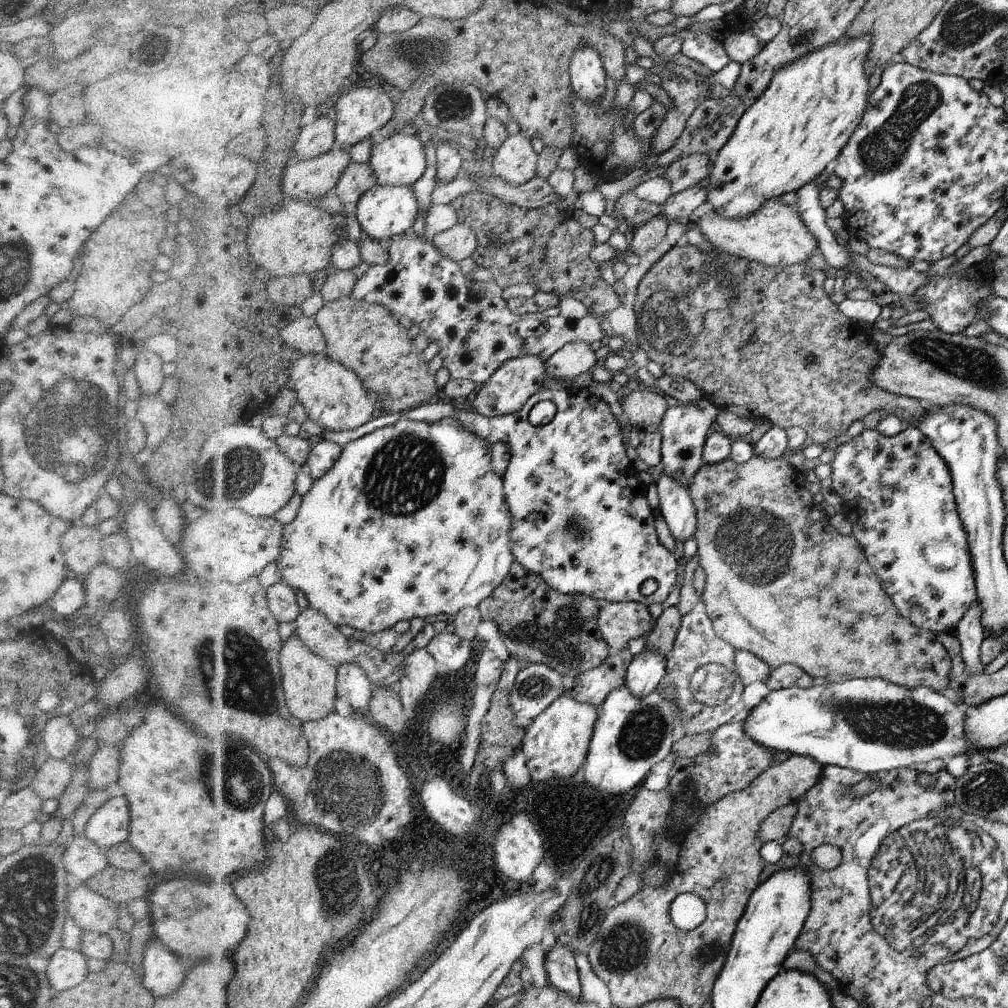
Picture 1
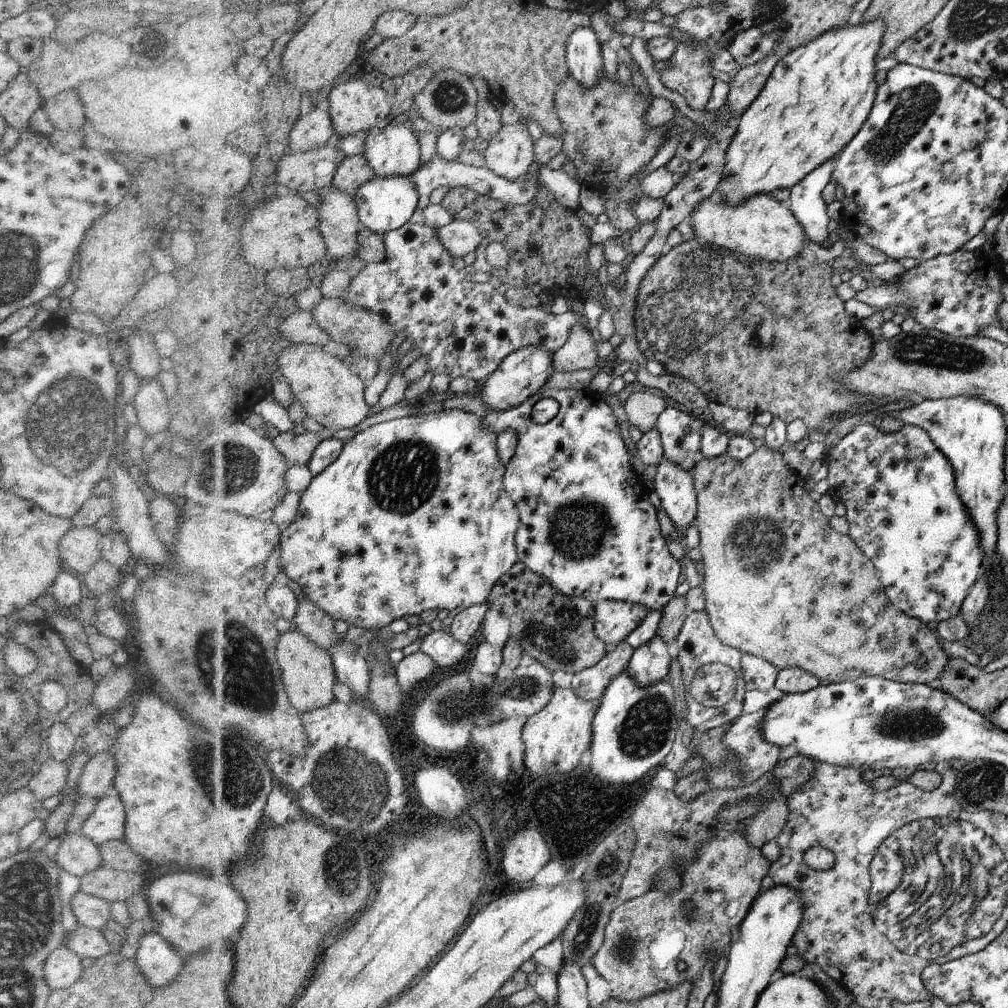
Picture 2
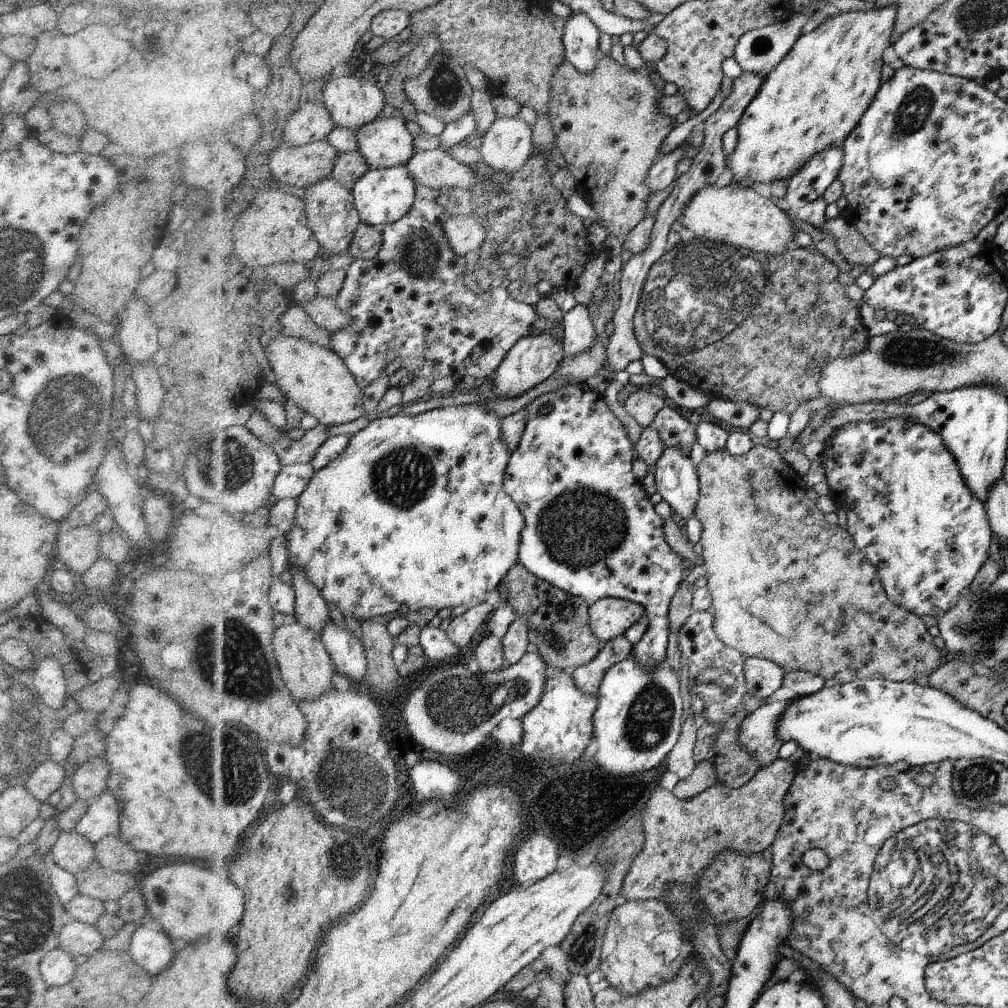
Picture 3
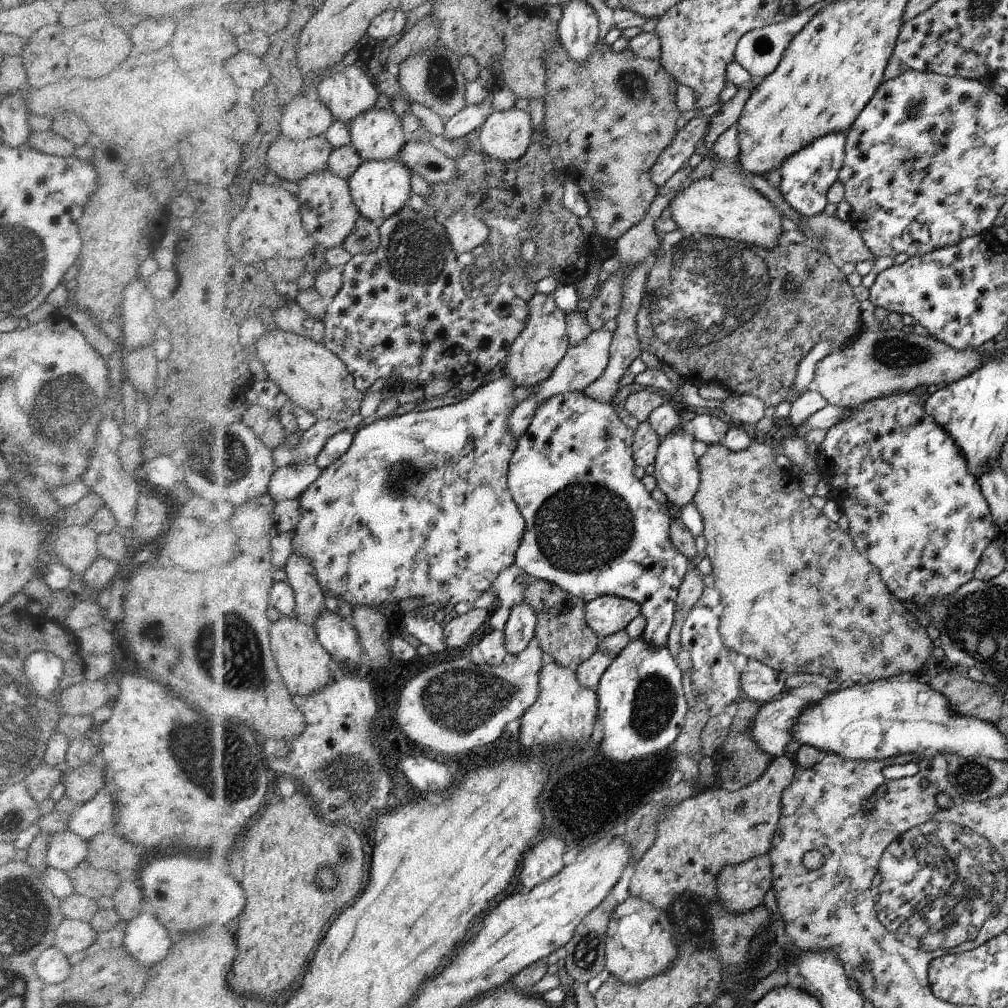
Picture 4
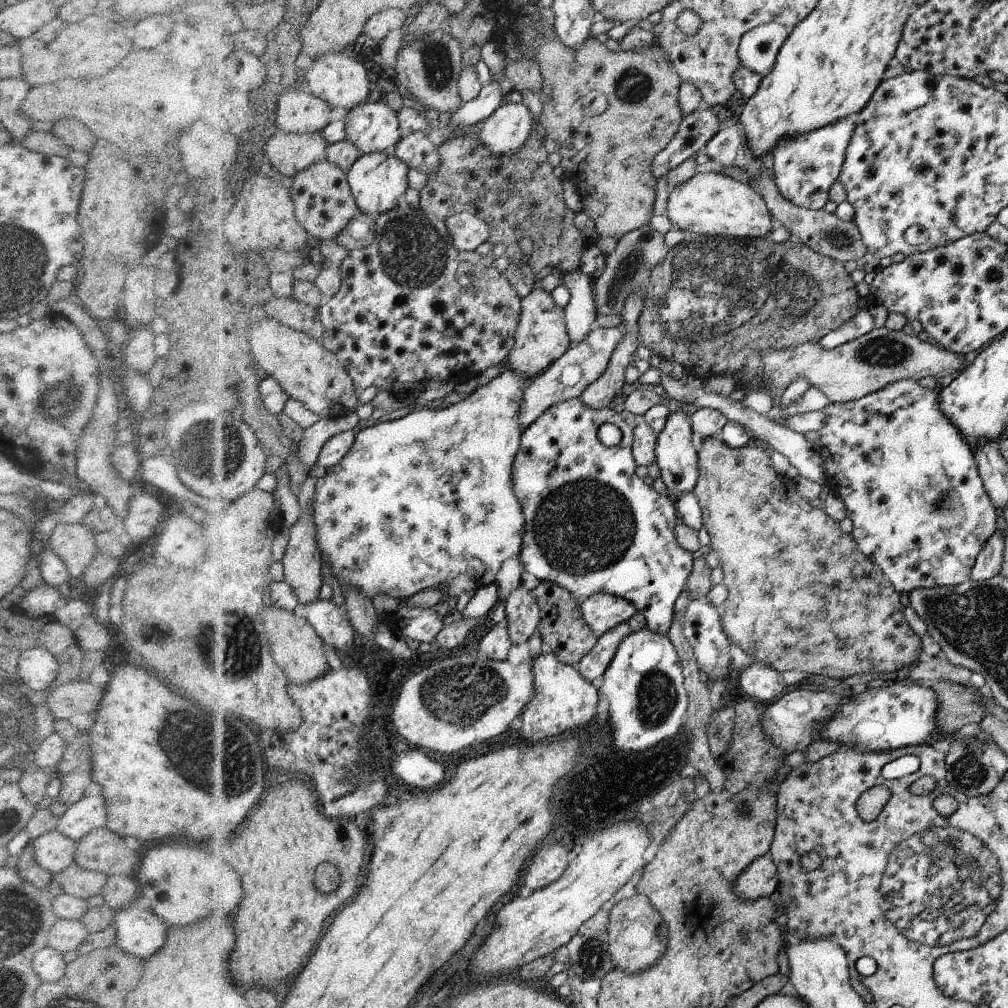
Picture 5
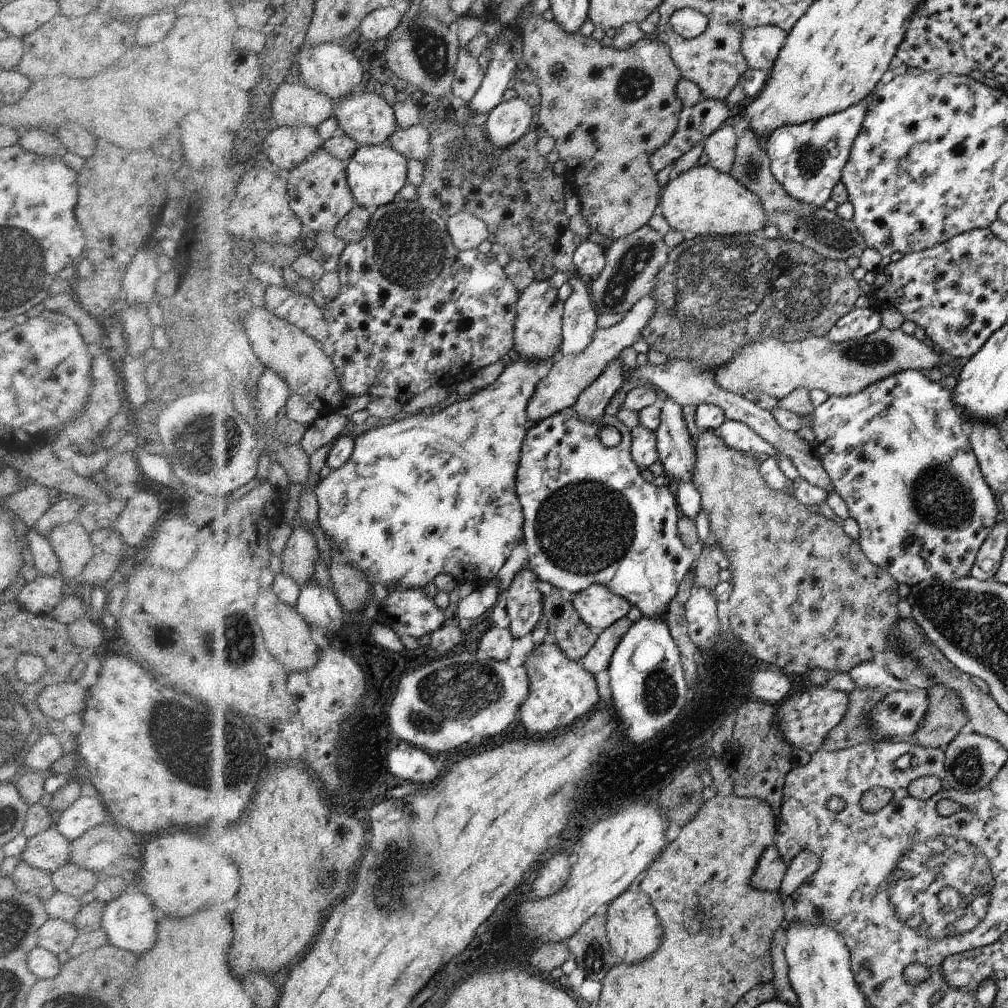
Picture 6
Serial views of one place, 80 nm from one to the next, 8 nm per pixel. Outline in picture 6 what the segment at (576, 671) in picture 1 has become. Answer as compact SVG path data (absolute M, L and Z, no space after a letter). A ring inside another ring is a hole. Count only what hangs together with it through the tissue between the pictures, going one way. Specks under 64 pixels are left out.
M553 587L548 594L543 595L542 623L548 629L549 639L558 645L567 657L574 661L580 661L582 657L585 657L598 638L598 632L591 629L579 617L572 600L563 598L561 589L556 587Z

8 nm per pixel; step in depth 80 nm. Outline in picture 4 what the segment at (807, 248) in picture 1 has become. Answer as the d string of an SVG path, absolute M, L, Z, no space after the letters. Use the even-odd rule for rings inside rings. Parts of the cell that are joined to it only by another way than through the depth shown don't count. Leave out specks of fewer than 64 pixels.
M708 176L705 179L694 181L678 194L672 195L670 206L671 218L682 230L684 236L688 237L700 233L707 237L735 240L770 251L779 245L778 238L785 231L782 227L781 212L774 206L773 202L754 187L745 186L743 183L735 183L733 186L718 184L716 180Z

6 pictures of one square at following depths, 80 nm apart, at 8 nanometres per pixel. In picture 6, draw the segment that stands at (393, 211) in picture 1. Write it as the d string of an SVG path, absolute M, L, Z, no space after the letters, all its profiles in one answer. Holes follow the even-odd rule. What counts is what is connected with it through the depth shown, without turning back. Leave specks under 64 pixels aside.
M390 142L384 145L361 146L348 166L349 182L358 204L376 210L393 204L402 188L409 184L409 164L409 159L395 150Z

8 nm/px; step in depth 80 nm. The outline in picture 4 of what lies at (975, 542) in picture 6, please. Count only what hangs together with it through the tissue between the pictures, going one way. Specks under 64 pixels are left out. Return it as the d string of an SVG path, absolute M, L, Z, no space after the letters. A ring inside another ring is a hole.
M913 391L897 393L896 395L882 397L855 407L850 407L851 414L842 422L828 429L825 440L820 444L817 458L820 462L822 478L831 486L828 499L834 500L841 508L843 514L848 517L848 531L853 537L853 542L856 544L857 549L868 556L869 561L877 567L882 580L887 584L890 592L896 598L902 598L902 602L926 609L937 601L946 598L949 594L956 593L961 586L964 586L973 579L973 574L976 572L985 550L989 548L988 544L996 536L996 528L994 528L993 516L988 500L981 490L980 482L970 472L968 460L964 458L962 450L958 448L952 436L948 434L948 431L944 427L938 426L936 419L926 412L925 397L918 397L912 393Z

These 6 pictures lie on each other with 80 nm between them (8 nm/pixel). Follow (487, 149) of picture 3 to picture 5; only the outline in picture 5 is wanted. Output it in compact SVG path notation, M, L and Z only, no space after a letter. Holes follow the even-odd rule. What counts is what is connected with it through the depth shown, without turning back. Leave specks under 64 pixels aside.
M502 104L482 126L482 142L494 154L516 154L520 146L534 133L537 132L534 118L524 104Z

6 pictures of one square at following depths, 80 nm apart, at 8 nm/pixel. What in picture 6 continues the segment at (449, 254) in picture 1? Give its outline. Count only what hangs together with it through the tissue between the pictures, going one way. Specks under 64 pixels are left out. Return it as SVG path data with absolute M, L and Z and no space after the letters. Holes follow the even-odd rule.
M467 211L454 216L448 224L457 248L462 252L477 248L489 236L487 225Z

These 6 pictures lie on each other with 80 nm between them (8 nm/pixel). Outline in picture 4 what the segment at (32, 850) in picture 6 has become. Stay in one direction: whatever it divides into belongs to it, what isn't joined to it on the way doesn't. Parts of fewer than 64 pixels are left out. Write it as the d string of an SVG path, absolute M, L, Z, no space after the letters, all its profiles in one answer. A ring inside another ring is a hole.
M62 831L50 836L44 861L46 867L68 873L84 863L86 854L88 854L88 841L72 832Z

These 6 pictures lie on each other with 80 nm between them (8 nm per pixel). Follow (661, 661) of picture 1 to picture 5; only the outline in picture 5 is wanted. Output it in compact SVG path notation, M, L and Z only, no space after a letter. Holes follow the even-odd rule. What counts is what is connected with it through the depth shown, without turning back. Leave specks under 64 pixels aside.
M578 398L558 402L546 410L536 422L532 422L521 438L521 450L514 460L513 468L513 490L514 495L521 501L521 507L525 515L525 534L521 544L520 556L524 570L534 576L534 581L548 581L566 589L571 595L576 596L580 602L593 596L596 593L608 593L629 599L637 607L637 612L641 612L646 619L647 628L652 632L666 635L668 628L671 628L672 614L674 614L674 602L678 600L682 588L686 586L686 578L692 570L692 553L684 550L674 536L674 526L676 526L676 509L674 504L668 500L666 494L656 494L652 486L646 486L644 480L636 476L636 464L632 458L632 428L609 407L590 408L585 402ZM604 423L612 423L622 431L622 440L618 446L604 446L598 440L598 429Z

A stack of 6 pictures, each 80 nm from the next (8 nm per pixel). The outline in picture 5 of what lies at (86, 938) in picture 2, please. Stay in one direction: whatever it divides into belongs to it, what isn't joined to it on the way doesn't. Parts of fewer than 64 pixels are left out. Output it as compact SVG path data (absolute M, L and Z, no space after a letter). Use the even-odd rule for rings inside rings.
M59 919L56 925L50 928L47 946L54 948L60 955L64 955L76 950L82 944L82 940L86 940L88 934L82 922Z

